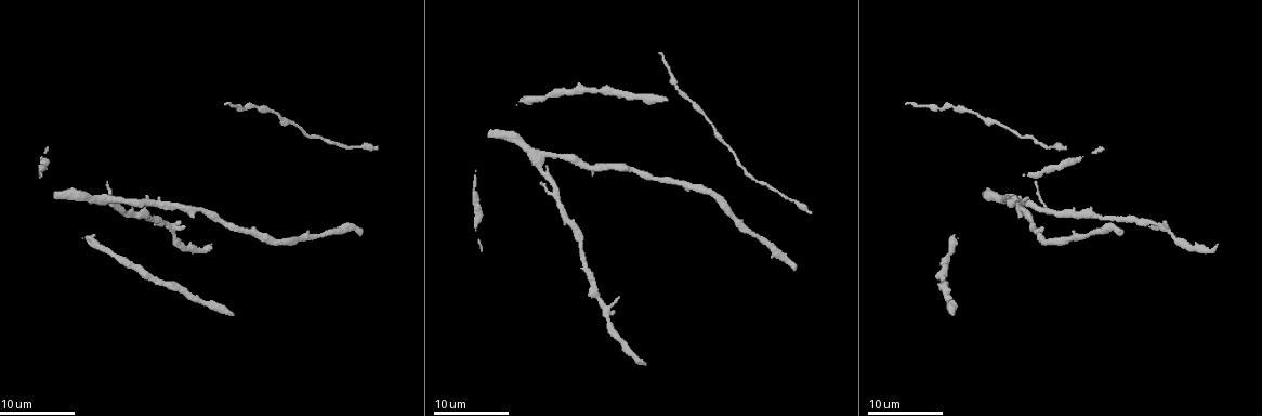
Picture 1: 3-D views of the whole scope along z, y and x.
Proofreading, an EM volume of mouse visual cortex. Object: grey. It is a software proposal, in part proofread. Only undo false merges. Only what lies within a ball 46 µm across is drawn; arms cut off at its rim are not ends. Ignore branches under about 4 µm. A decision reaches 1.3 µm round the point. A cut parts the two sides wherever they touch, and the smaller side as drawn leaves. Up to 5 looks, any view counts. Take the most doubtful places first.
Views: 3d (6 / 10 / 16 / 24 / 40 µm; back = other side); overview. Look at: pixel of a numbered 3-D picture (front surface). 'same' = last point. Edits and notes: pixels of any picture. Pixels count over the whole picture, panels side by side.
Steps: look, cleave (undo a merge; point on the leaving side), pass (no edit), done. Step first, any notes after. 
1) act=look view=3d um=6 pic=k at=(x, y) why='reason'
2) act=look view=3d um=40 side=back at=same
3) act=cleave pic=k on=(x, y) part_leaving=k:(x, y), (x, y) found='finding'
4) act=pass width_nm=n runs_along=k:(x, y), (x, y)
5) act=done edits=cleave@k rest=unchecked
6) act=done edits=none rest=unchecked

act=look view=3d um=10 pic=1 at=(267, 237)

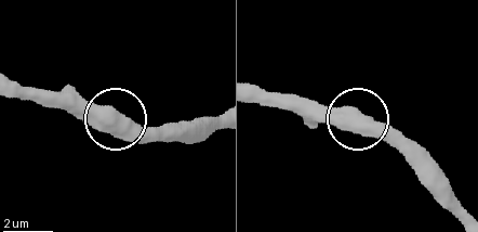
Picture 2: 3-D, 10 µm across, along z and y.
act=look view=3d um=10 side=back pic=2 at=(110, 116)

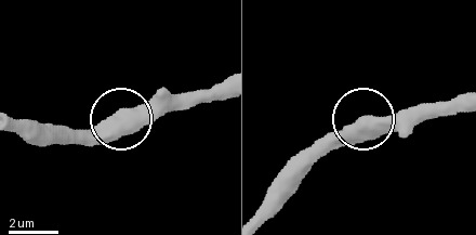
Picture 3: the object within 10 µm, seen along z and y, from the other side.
act=pass width_nm=500 found='one neuron here'

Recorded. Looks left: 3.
act=look view=3d um=10 pic=1 at=(535, 163)

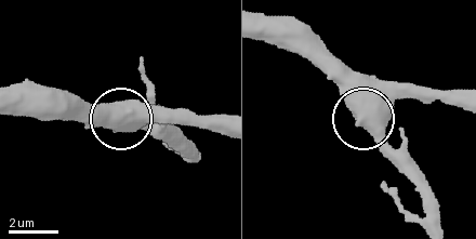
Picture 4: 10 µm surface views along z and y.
act=look view=3d um=6 pic=4 at=(367, 125)

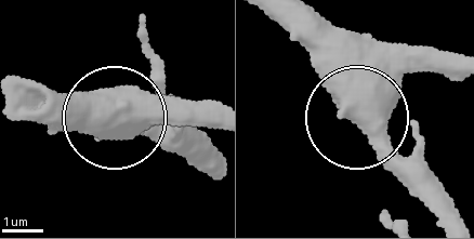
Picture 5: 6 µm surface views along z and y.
act=pass side_arm_um=35 found='all the same neuron'

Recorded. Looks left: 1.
act=look view=3d um=10 pic=1 at=(1022, 137) why='narrows sharply'

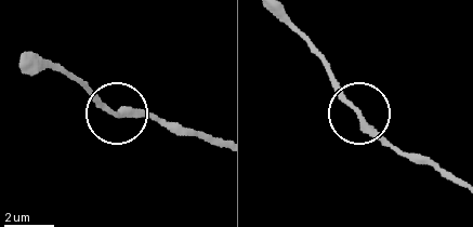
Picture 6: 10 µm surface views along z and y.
act=pass found='all the same neuron'

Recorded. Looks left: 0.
act=done edits=none rest=unchecked

